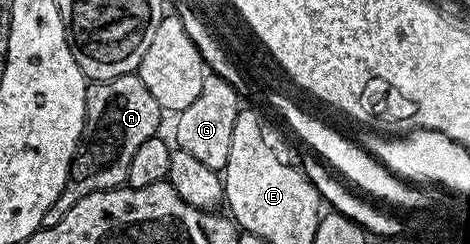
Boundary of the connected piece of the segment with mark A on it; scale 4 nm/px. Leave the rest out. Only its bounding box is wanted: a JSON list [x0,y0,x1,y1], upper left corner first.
[42,72,162,227]

